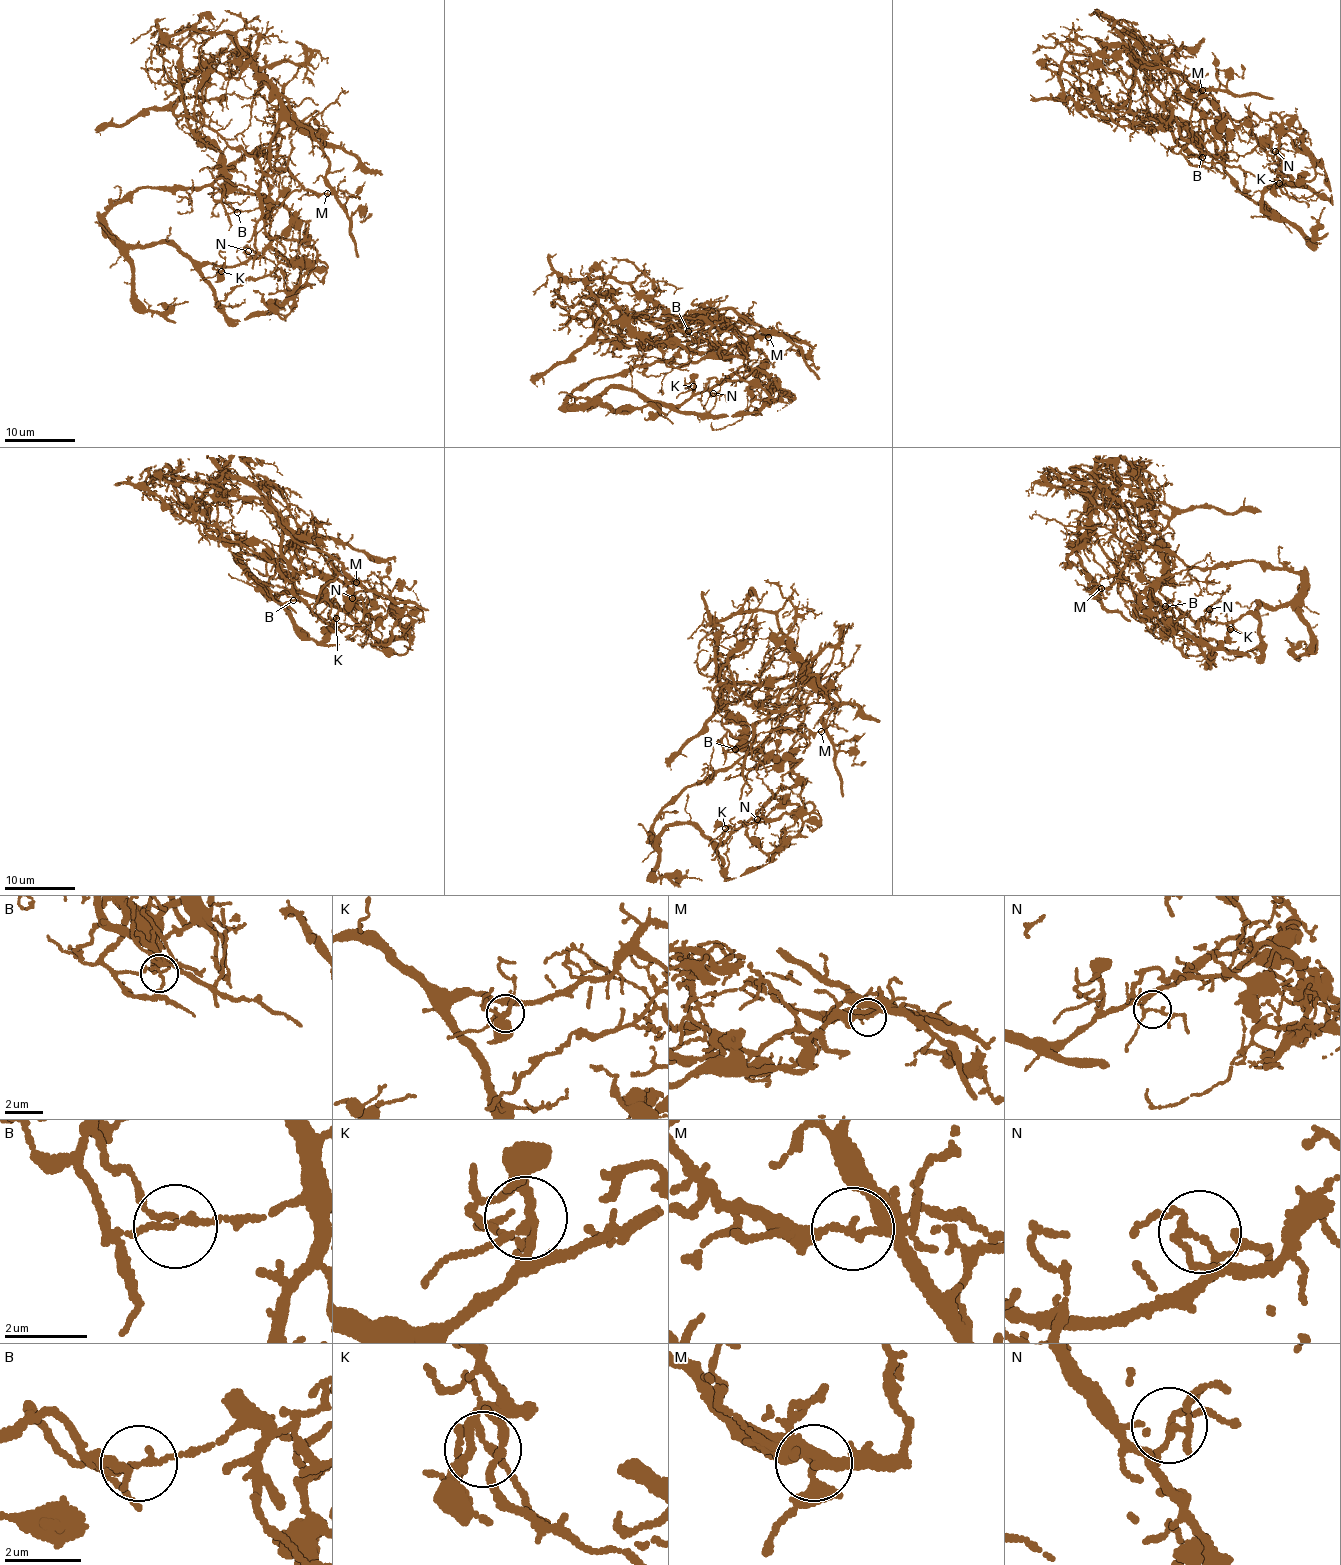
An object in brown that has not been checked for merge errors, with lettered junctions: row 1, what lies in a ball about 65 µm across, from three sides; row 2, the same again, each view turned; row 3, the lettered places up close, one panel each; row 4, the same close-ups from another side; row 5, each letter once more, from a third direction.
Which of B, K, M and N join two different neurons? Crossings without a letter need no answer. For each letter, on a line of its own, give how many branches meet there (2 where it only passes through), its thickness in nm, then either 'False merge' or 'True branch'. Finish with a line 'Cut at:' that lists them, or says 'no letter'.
B: Branches: 4. Thickness 120 nm. False merge
K: Branches: 3. Thickness 180 nm. True branch
M: Branches: 2. Thickness 150 nm. False merge
N: Branches: 4. Thickness 140 nm. True branch
Cut at: B, M

